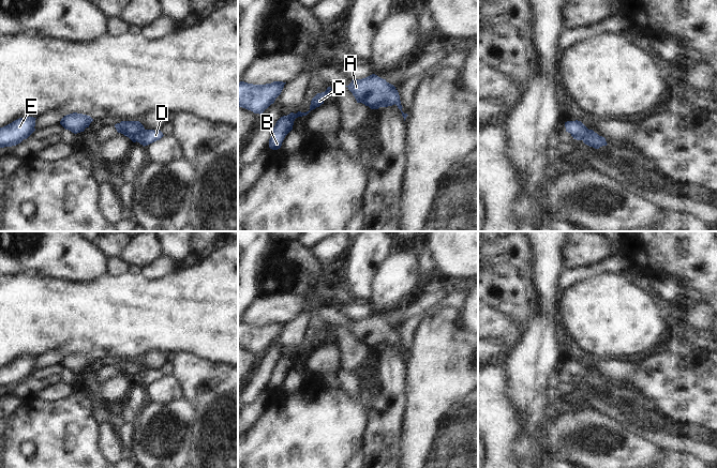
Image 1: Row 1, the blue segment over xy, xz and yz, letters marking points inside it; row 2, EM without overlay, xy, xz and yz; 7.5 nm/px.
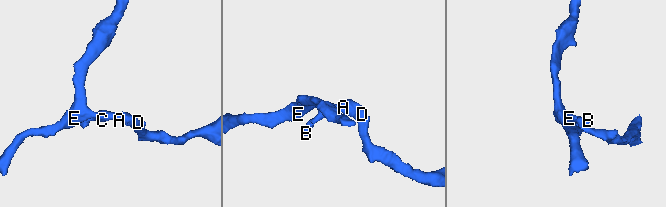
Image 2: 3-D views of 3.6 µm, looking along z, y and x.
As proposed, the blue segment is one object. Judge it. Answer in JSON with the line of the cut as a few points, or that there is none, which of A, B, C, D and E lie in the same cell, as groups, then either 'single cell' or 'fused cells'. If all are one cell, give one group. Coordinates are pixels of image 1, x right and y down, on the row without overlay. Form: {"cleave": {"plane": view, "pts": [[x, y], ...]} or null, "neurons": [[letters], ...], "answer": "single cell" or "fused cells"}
{"cleave": null, "neurons": [["A", "B", "C", "D", "E"]], "answer": "single cell"}

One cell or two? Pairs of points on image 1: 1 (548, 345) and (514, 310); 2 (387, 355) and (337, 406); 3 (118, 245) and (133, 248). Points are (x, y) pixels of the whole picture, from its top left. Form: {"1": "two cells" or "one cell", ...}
{"1": "two cells", "2": "two cells", "3": "two cells"}

